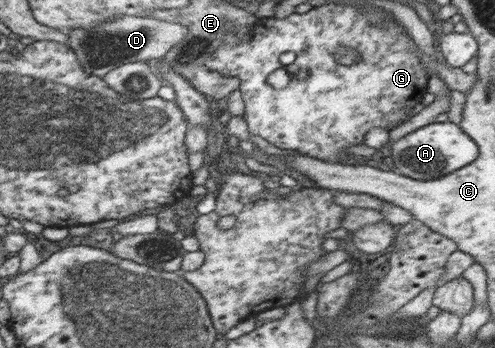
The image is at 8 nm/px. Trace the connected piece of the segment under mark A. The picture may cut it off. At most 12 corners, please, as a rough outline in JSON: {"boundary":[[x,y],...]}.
{"boundary":[[434,122],[395,141],[399,173],[433,180],[476,161],[459,124]]}

